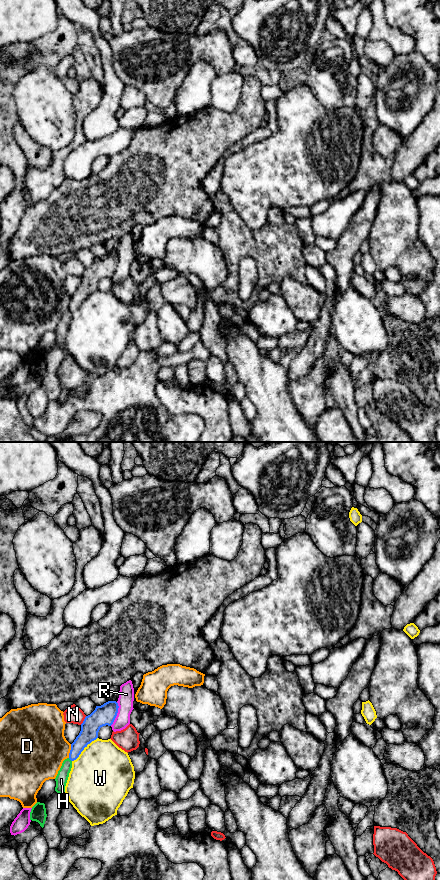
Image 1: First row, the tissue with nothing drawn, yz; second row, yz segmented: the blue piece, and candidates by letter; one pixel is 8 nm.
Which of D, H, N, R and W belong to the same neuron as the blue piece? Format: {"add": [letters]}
{"add": ["H"]}

